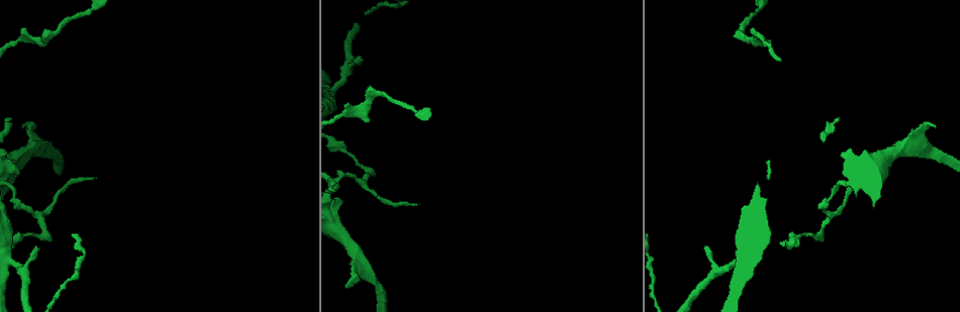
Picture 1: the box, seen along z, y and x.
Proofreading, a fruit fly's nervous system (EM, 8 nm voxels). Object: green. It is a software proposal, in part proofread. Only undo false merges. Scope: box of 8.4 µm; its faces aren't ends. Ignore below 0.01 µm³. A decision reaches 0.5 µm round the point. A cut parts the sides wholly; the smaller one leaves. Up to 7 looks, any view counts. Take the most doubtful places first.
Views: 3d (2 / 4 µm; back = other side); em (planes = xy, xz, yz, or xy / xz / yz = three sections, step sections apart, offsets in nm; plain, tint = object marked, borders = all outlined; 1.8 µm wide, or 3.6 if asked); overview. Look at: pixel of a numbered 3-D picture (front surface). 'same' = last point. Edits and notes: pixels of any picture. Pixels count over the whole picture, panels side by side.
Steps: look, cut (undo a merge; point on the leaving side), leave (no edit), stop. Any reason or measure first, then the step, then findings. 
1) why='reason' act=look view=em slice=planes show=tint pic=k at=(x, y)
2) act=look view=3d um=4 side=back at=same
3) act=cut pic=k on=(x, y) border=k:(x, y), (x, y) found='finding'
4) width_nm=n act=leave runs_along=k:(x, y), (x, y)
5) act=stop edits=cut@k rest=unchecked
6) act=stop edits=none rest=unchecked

why='arms part here' act=look view=em slice=planes show=tint pic=1 at=(365, 267)

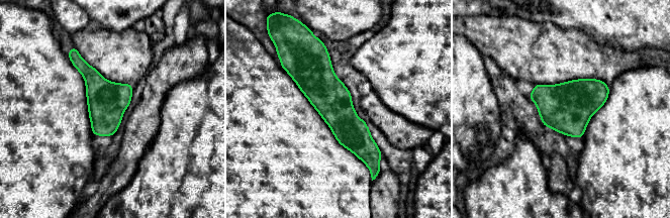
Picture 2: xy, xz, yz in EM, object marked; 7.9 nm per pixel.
act=leave runs_along=2:(317, 50), (317, 81), (366, 160) found='continuous, no second neuron'

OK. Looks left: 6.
why='abrupt turn' act=look view=em slice=planes show=borders pic=1 at=(41, 42)

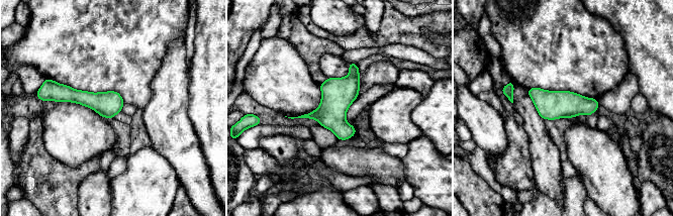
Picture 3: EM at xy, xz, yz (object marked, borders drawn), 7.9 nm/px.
act=leave runs_along=3:(54, 97), (78, 96), (120, 104) found='all the same neuron'

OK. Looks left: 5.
act=look view=em slice=xy step=8 show=tint pic=1 at=(336, 83)

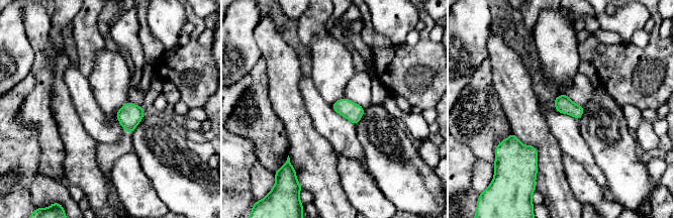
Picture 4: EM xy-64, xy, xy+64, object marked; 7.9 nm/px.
act=leave found='continuous, no second neuron'

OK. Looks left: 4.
act=stop edits=none rest=unchecked

